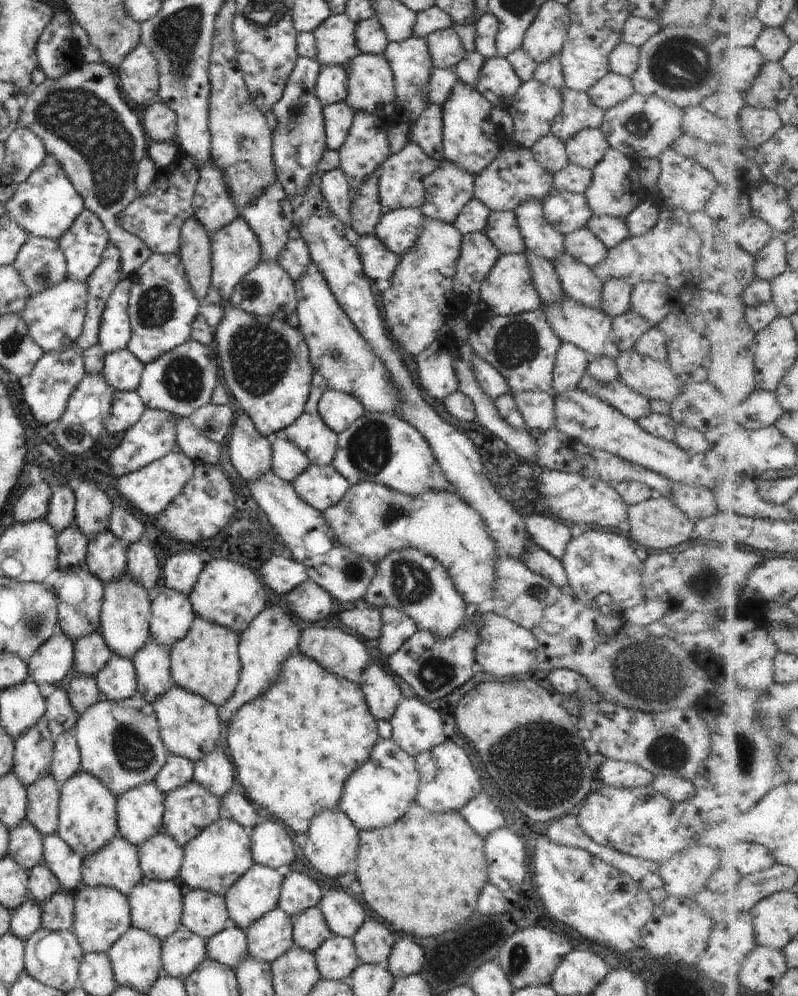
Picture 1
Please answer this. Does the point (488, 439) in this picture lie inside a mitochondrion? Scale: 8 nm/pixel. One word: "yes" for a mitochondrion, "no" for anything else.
no

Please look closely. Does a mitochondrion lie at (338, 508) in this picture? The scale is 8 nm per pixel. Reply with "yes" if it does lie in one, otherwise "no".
no

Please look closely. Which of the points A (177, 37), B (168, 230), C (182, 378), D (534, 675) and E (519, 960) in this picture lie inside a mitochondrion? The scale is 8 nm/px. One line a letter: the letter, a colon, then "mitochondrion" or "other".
A: mitochondrion
B: other
C: mitochondrion
D: other
E: mitochondrion

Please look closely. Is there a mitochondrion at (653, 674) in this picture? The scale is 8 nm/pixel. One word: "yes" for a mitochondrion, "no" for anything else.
yes

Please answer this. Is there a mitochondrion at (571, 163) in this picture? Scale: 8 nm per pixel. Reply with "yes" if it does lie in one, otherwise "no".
no

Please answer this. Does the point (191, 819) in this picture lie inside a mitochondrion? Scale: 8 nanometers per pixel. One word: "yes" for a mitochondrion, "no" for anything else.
no

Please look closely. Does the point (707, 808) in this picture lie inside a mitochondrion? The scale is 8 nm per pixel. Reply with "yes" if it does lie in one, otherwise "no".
no

